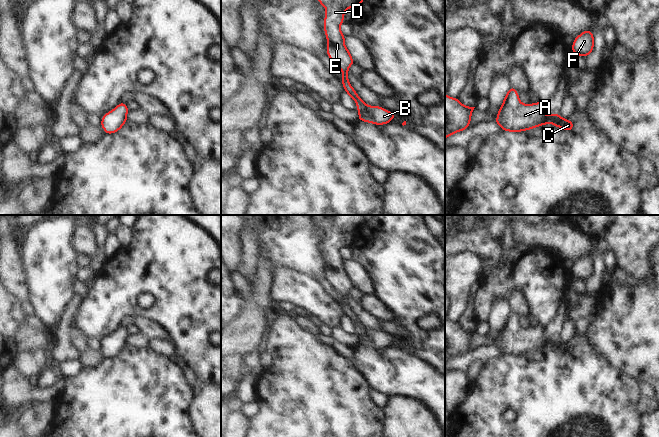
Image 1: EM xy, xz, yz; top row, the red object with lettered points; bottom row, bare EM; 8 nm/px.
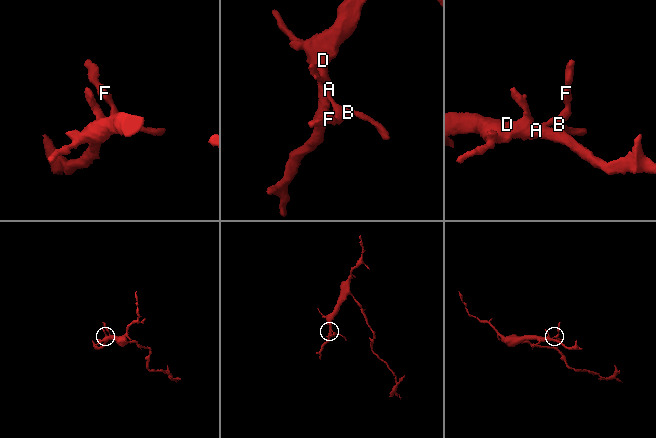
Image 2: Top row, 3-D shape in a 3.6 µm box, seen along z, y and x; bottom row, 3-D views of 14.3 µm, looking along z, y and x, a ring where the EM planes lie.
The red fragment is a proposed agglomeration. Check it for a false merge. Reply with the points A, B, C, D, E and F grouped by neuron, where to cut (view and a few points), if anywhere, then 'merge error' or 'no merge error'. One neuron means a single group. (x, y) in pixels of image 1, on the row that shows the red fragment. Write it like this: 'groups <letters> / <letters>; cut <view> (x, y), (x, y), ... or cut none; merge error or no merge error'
groups A B C D E F; cut none; no merge error

